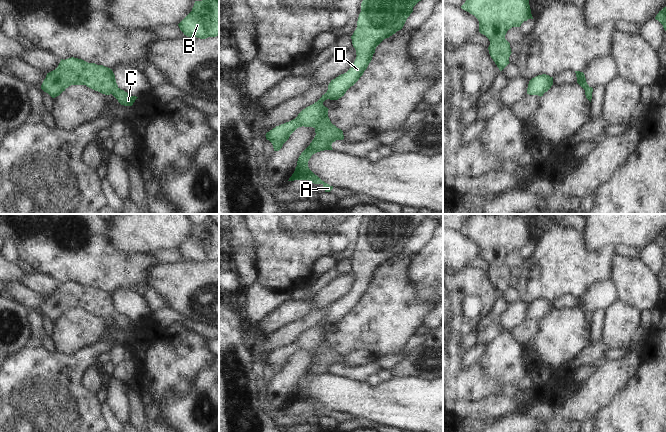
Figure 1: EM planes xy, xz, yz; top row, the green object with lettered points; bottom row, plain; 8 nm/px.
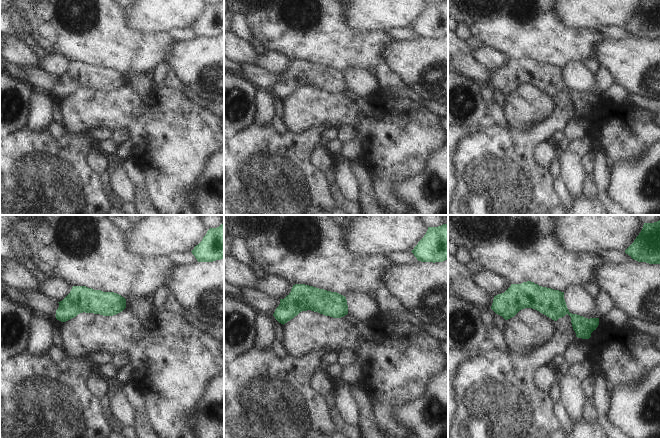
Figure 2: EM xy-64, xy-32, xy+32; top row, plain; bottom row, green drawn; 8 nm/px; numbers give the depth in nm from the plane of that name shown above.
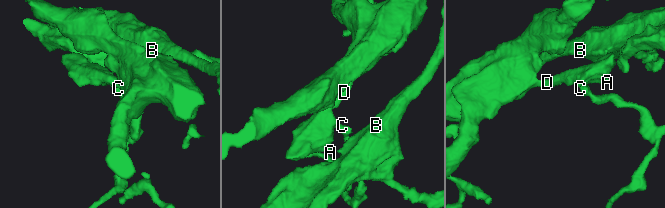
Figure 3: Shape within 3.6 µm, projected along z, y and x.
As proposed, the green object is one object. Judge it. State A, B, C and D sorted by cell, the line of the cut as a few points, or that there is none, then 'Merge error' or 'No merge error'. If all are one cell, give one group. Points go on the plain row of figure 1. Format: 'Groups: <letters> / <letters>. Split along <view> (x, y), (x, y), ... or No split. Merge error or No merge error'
Groups: A B C D. No split. No merge error

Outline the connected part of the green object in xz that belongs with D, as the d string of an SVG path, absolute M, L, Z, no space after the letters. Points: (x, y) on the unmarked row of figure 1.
M367 214L365 221L361 227L361 236L357 245L357 252L351 260L353 271L356 274L356 283L353 290L344 298L339 299L331 304L328 309L327 316L314 328L303 333L298 340L284 348L276 350L266 357L266 363L269 364L274 375L279 375L283 368L289 363L290 359L299 351L313 351L315 353L315 361L310 369L301 377L298 382L297 390L294 397L288 405L309 404L314 408L322 408L325 416L330 416L333 410L322 405L308 391L308 385L311 380L317 376L324 374L333 374L332 367L336 364L343 364L343 355L333 349L328 341L328 332L323 329L327 323L338 324L346 315L353 310L367 293L372 284L376 271L386 262L389 262L397 255L401 254L413 236L413 231L424 221L432 219L443 219L443 214Z

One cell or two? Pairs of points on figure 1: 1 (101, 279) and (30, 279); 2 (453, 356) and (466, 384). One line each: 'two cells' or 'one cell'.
1: two cells
2: one cell

